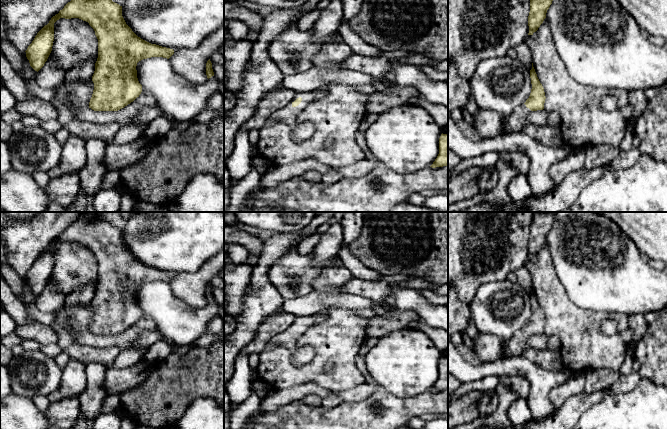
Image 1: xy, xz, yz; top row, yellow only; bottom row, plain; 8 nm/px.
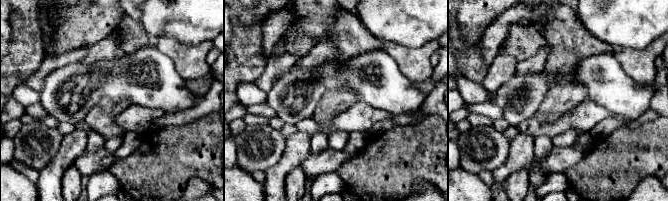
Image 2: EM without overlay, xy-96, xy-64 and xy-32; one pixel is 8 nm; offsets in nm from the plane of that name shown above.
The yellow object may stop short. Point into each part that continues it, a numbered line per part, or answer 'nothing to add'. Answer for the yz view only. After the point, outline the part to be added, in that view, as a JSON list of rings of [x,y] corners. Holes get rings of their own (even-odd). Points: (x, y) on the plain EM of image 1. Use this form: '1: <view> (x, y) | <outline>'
1: yz (515, 346) | [[[522,328],[516,331],[509,340],[504,341],[506,349],[505,358],[523,355],[523,351],[527,347],[527,339],[530,335],[525,328]]]

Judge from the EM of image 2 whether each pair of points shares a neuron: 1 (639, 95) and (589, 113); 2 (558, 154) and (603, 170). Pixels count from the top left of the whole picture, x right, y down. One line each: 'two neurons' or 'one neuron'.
1: two neurons
2: two neurons

